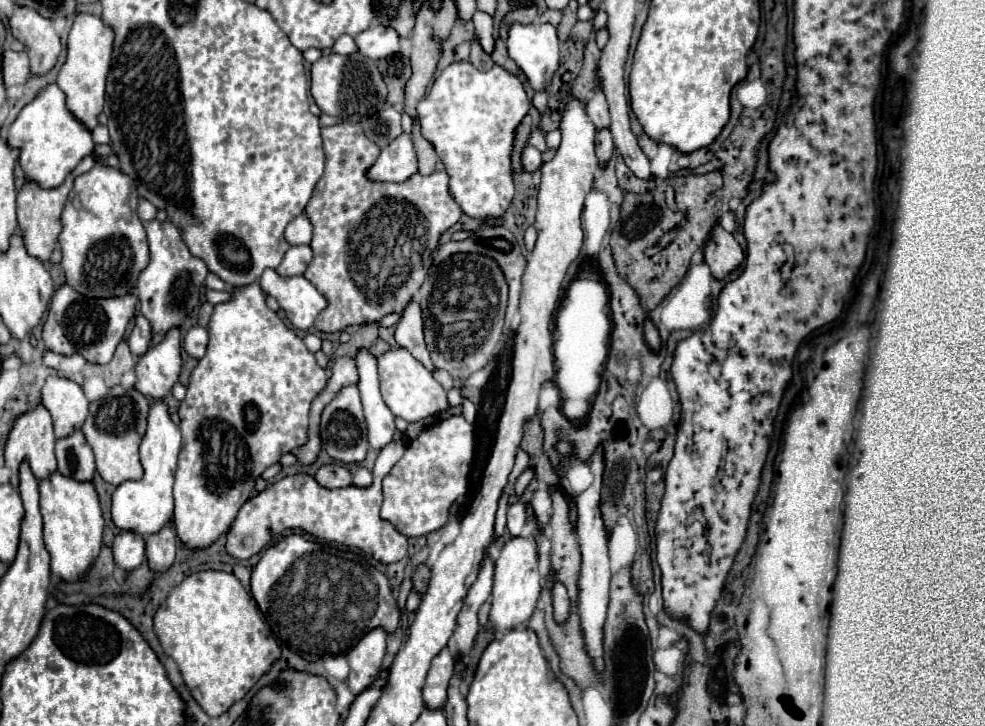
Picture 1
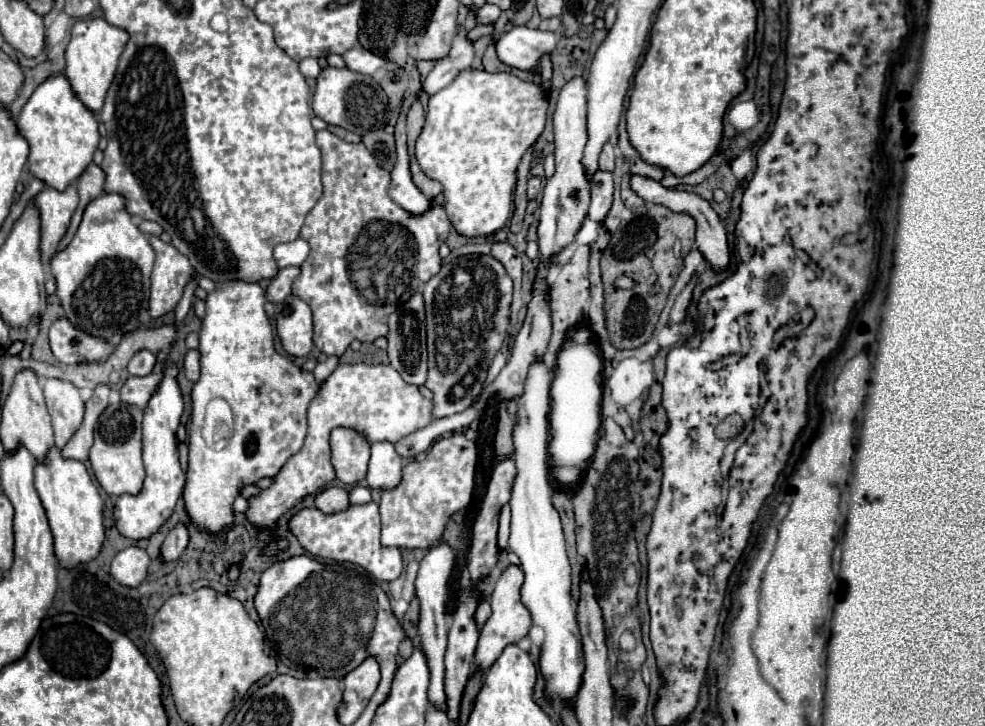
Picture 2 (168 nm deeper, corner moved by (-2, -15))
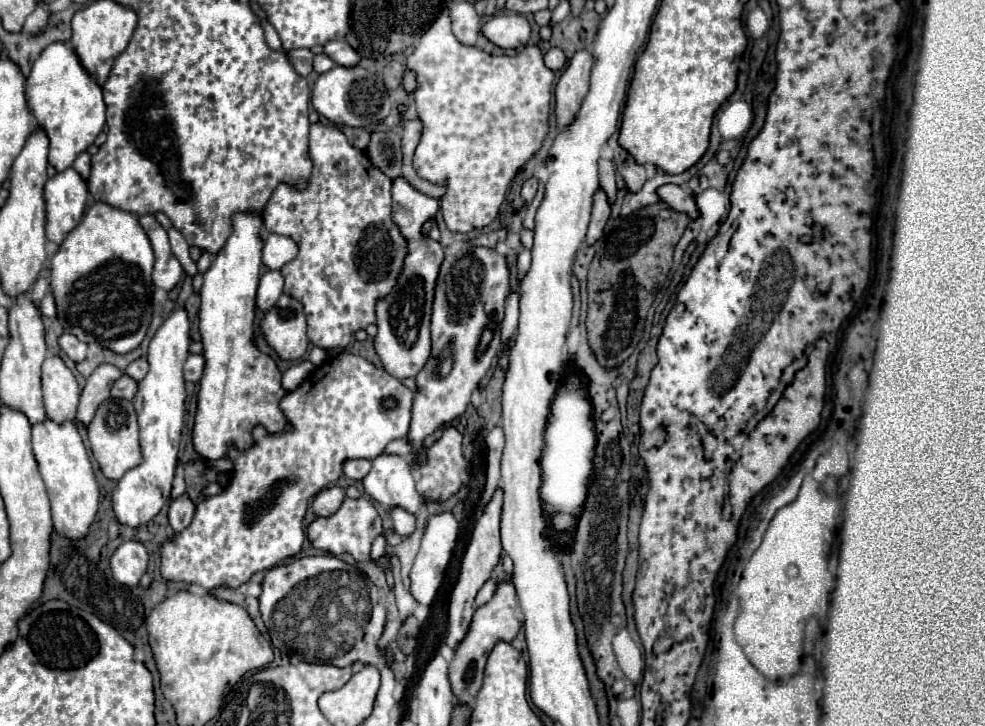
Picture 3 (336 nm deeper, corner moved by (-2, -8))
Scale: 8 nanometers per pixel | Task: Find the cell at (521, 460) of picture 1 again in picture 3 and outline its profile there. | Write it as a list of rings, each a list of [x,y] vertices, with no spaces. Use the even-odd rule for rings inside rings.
[[[499,426],[493,428],[487,434],[485,444],[487,444],[487,484],[485,484],[485,492],[481,498],[481,508],[487,506],[487,502],[493,498],[495,490],[499,488],[499,480],[501,480],[499,464],[501,464],[501,456],[503,456],[503,448],[505,448],[503,430]]]

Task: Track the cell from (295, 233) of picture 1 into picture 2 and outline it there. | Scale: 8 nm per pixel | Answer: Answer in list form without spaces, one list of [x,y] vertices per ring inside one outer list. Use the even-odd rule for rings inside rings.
[[[301,237],[299,239],[293,239],[289,243],[279,243],[273,251],[273,257],[277,261],[277,267],[283,269],[283,267],[299,267],[309,255],[309,243],[303,241]]]

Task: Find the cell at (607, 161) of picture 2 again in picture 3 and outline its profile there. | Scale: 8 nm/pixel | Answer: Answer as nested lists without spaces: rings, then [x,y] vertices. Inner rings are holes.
[[[599,160],[599,184],[607,192],[609,200],[615,200],[615,166],[611,160]]]

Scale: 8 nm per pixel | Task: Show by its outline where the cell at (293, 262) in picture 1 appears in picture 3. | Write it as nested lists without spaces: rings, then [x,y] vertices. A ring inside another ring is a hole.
[[[269,270],[263,274],[257,290],[257,308],[259,310],[271,310],[279,296],[283,294],[283,274],[281,270]]]

